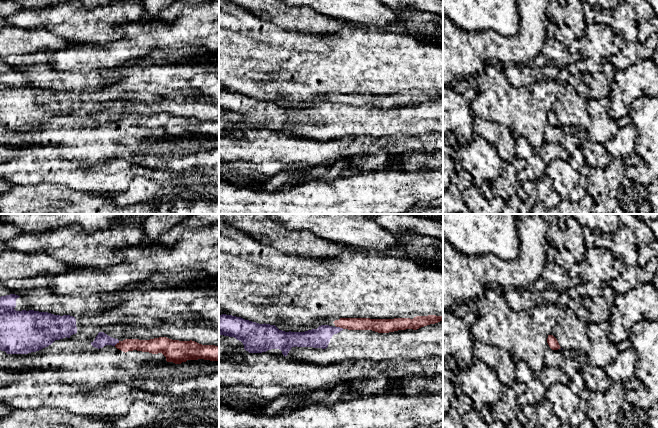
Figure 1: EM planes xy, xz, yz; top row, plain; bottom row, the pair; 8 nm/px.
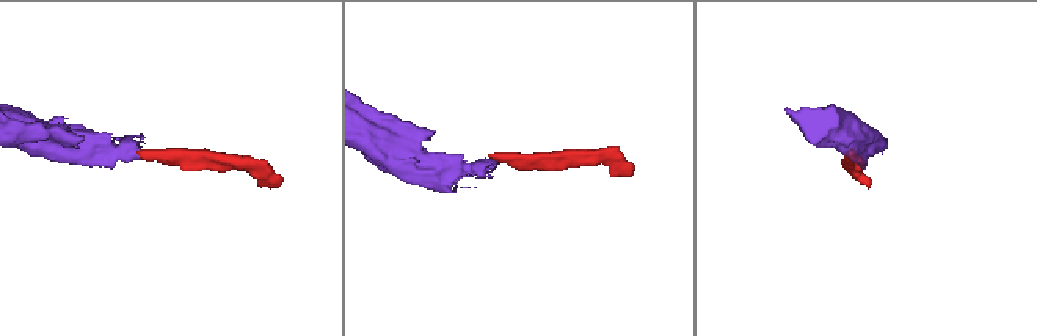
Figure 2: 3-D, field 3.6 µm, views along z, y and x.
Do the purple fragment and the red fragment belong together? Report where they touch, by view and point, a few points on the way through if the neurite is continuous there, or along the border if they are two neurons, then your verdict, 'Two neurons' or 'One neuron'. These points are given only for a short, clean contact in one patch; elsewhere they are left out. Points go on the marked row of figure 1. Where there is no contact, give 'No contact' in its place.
Touches purple at xz (339, 327). Boundary: xz (336, 326), (343, 328). Two neurons

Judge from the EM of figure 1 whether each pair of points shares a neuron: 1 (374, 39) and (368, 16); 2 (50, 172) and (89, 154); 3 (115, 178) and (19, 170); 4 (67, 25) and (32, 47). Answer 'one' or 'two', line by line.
1: two
2: two
3: one
4: two

